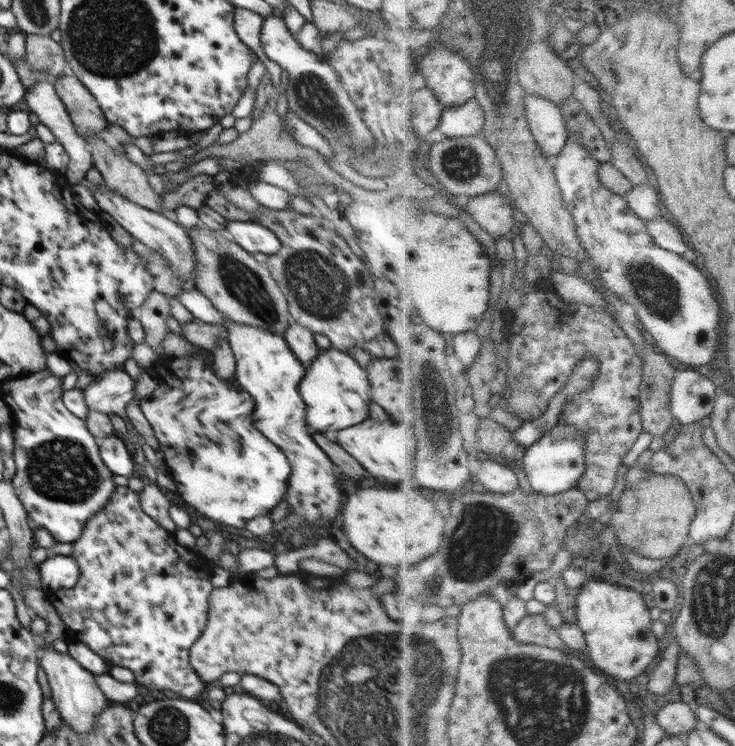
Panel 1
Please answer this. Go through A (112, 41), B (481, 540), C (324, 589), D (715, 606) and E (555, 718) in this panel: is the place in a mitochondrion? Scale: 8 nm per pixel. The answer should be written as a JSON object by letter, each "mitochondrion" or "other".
{"A":"mitochondrion","B":"mitochondrion","C":"other","D":"mitochondrion","E":"mitochondrion"}

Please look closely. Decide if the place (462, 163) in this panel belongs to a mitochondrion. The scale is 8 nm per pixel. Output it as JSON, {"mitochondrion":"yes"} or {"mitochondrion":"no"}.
{"mitochondrion":"yes"}

